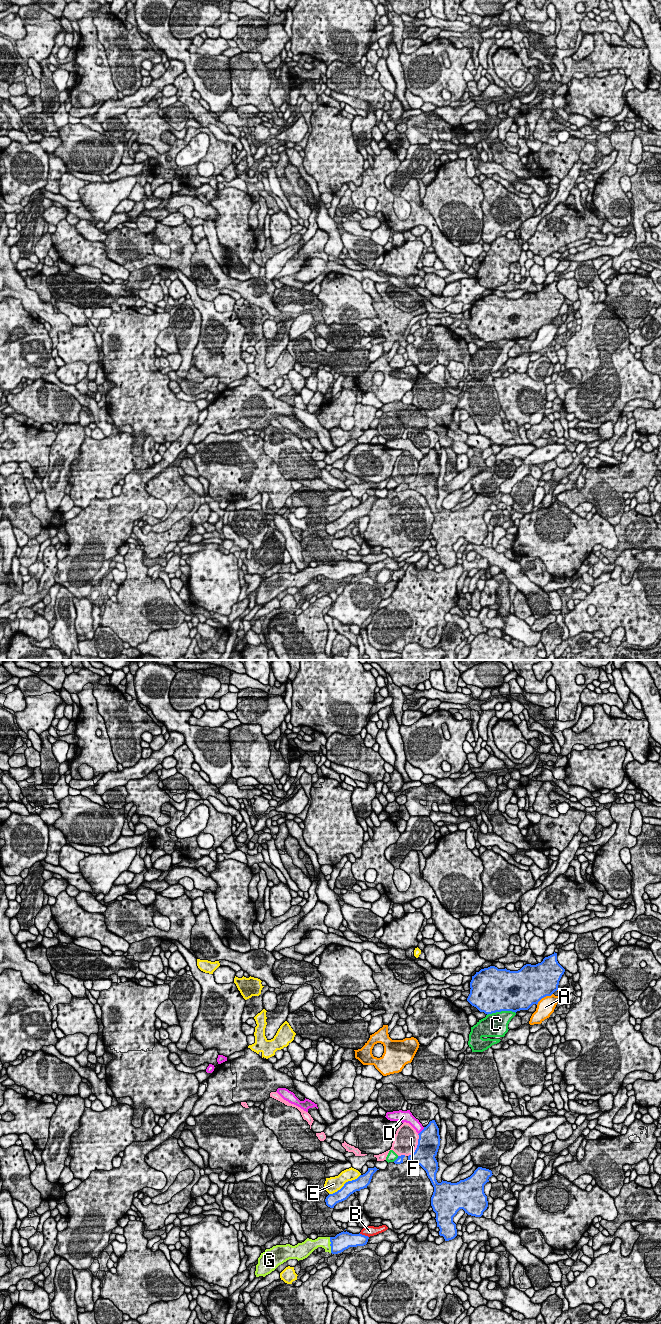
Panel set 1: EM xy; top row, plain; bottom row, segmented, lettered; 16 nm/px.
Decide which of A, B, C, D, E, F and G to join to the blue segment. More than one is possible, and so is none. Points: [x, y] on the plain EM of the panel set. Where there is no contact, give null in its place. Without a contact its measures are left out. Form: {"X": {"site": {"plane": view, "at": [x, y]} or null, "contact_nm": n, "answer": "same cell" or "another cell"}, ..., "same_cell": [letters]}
{"A": {"site": {"plane": "xy", "at": [544, 324]}, "contact_nm": 320, "answer": "another cell"}, "B": {"site": {"plane": "xy", "at": [364, 563]}, "contact_nm": 170, "answer": "another cell"}, "C": {"site": {"plane": "xy", "at": [501, 338]}, "contact_nm": 460, "answer": "another cell"}, "D": {"site": {"plane": "xy", "at": [421, 459]}, "contact_nm": 160, "answer": "another cell"}, "E": {"site": {"plane": "xy", "at": [344, 512]}, "contact_nm": 600, "answer": "another cell"}, "F": {"site": {"plane": "xy", "at": [417, 474]}, "contact_nm": 400, "answer": "another cell"}, "G": {"site": {"plane": "xy", "at": [330, 573]}, "contact_nm": 260, "answer": "same cell"}, "same_cell": ["G"]}

